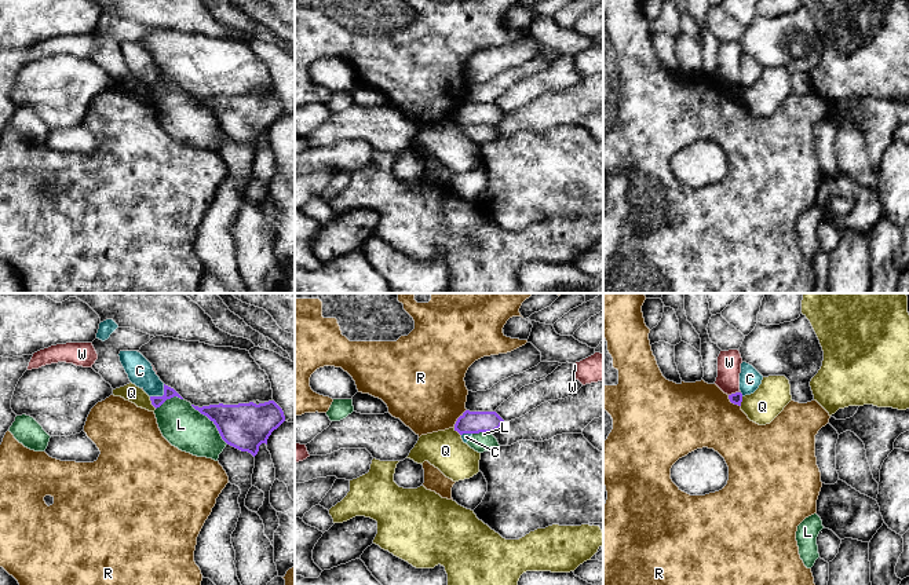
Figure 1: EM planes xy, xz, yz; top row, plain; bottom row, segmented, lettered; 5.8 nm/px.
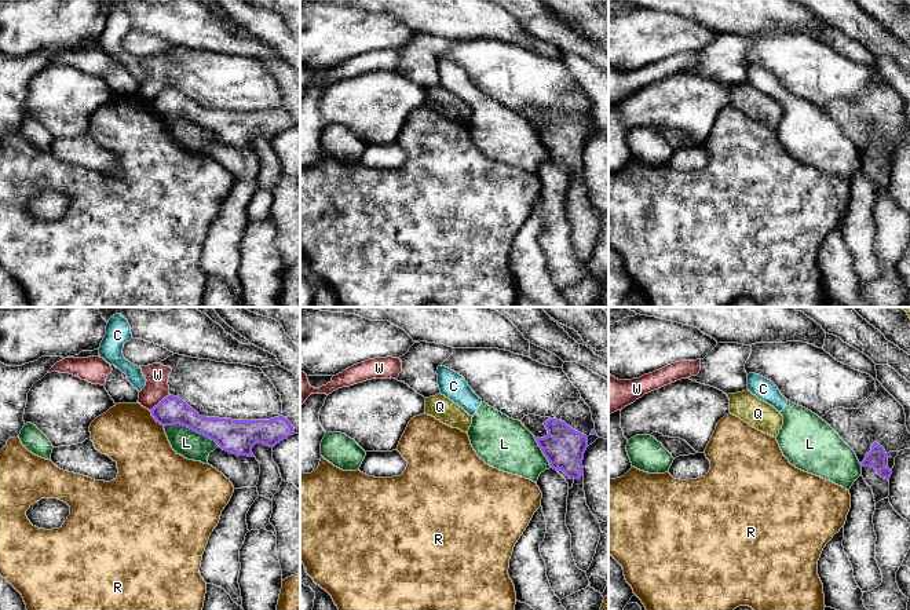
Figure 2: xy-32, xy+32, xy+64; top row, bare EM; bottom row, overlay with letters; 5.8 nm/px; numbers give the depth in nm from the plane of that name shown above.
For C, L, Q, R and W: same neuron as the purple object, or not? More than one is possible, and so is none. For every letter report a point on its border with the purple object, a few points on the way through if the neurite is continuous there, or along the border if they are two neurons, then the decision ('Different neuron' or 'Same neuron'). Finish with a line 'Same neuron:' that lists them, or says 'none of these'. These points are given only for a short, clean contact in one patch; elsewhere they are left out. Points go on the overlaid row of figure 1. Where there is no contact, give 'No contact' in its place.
C: Touches purple at xy (163, 395). Boundary: xy (164, 384), (161, 395), (150, 397). Different neuron
L: Touches purple at xy (214, 423). Different neuron
Q: Touches purple at xy (152, 402). Boundary: xy (149, 397), (156, 408). Different neuron
R: Touches purple at xz (457, 419). Boundary: xz (466, 409), (453, 427). Different neuron
W: Touches purple at yz (736, 392). Boundary: yz (740, 391), (729, 395). Different neuron
Same neuron: none of these

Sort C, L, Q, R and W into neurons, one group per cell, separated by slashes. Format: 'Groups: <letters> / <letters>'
Groups: C R / L / Q / W

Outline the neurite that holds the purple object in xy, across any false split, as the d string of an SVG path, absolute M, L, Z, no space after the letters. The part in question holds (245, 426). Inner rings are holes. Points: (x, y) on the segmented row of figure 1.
M274 401L259 405L249 402L191 406L216 425L227 445L248 451L253 457L258 454L259 446L267 445L271 432L285 421L282 409Z

